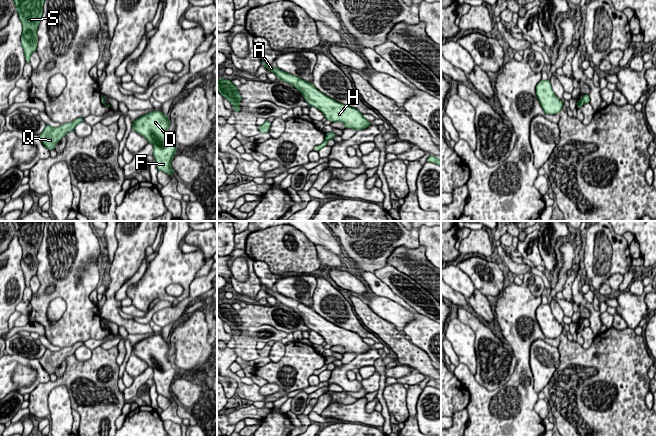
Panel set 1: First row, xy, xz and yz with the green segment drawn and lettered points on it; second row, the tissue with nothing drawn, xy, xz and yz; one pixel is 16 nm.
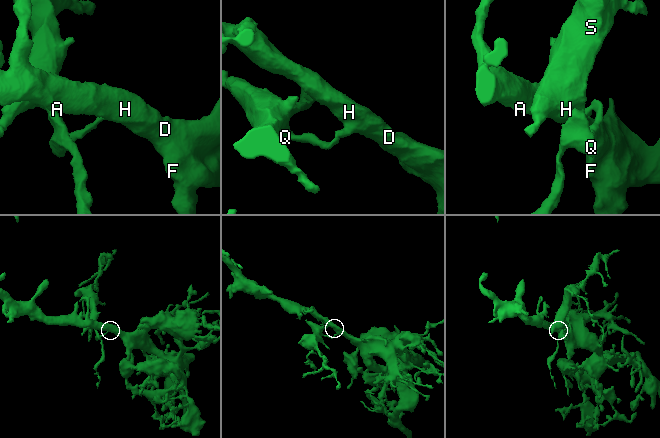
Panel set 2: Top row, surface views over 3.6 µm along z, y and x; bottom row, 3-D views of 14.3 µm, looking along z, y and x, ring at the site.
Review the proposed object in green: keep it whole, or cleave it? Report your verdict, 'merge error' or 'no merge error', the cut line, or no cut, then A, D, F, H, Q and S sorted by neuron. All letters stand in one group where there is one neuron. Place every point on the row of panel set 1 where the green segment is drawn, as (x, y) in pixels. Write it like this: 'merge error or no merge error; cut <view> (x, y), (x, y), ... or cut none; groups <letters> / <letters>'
merge error; cut xz (325, 137), (328, 139); groups A D F H / Q S

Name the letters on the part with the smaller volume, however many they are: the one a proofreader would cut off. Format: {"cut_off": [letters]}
{"cut_off": ["Q", "S"]}

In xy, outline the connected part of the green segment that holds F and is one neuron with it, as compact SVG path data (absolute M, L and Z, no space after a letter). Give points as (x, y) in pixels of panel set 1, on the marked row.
M162 111L150 112L132 122L132 129L153 145L158 170L171 176L175 173L171 161L177 147L168 135L169 126L169 116L165 116Z

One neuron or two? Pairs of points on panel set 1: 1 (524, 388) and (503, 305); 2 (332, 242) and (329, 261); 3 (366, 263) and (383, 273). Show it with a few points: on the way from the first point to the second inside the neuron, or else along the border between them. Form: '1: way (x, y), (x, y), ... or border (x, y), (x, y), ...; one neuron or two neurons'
1: way (522, 367), (520, 336), (516, 331), (516, 326); one neuron
2: border (315, 244), (320, 244), (332, 251), (342, 261); two neurons
3: way (370, 263), (373, 263), (379, 269); one neuron

